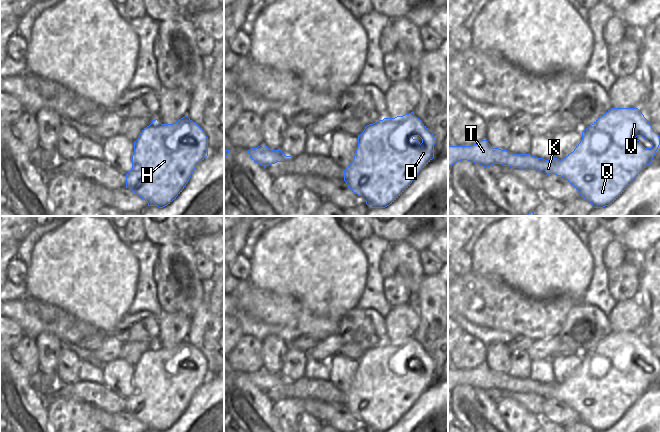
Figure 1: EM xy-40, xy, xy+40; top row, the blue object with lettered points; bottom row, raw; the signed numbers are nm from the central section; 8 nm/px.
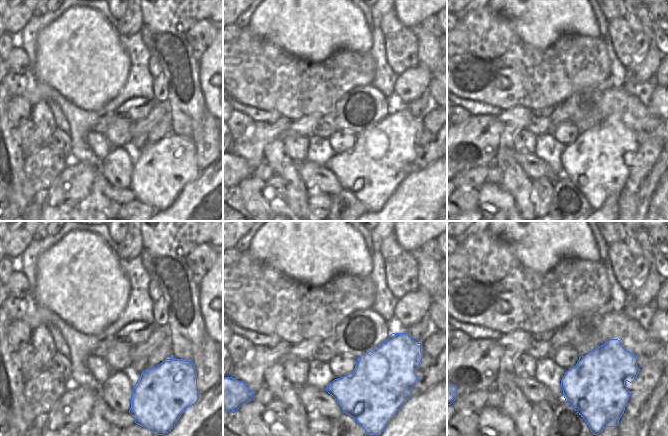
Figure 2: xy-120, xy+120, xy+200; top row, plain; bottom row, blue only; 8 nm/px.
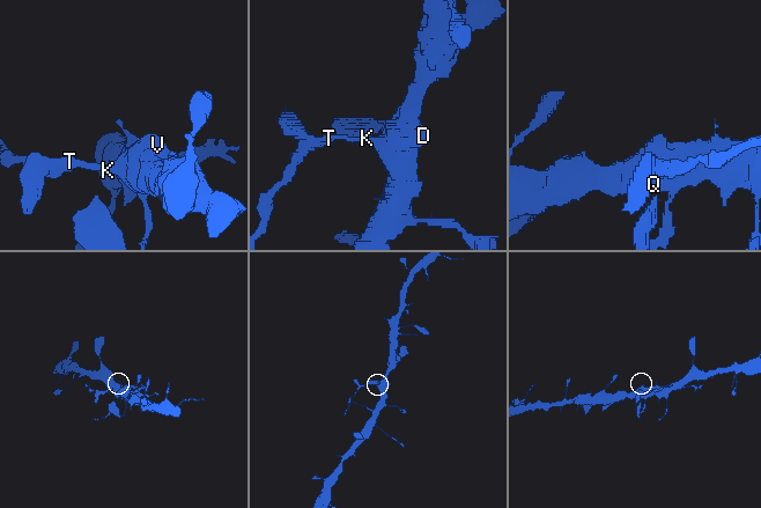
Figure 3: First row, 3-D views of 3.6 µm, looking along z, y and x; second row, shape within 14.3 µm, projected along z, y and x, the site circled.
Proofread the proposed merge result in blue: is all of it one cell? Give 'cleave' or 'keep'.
cleave

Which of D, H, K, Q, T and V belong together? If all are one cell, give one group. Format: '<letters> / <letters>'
D H K Q V / T

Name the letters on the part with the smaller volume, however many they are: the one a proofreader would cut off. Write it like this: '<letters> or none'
T

